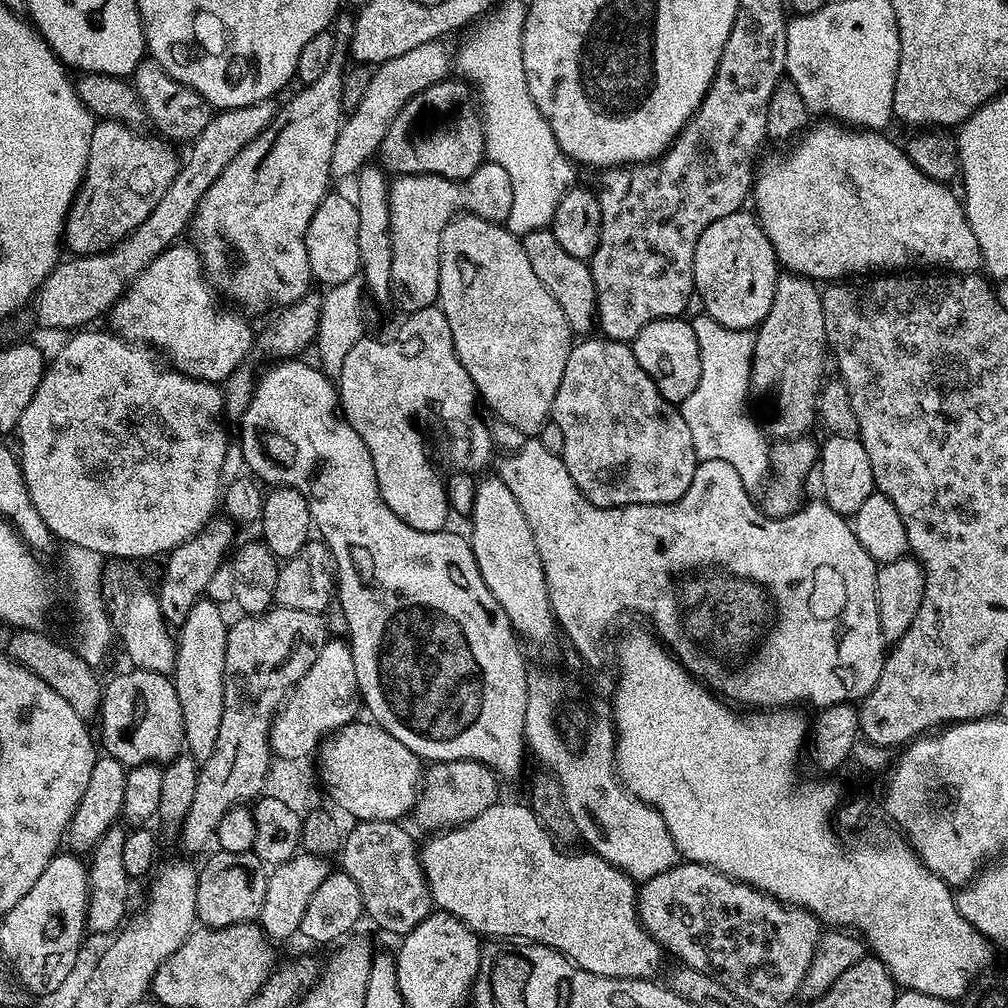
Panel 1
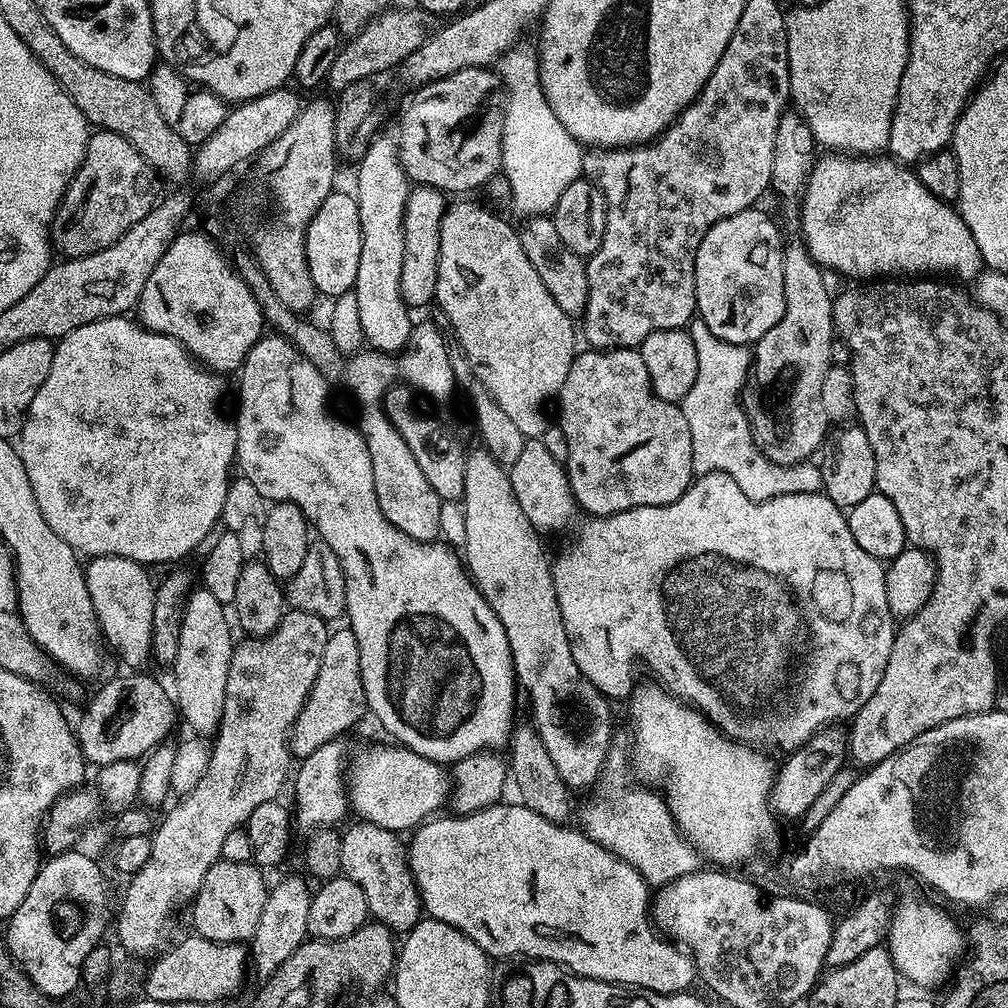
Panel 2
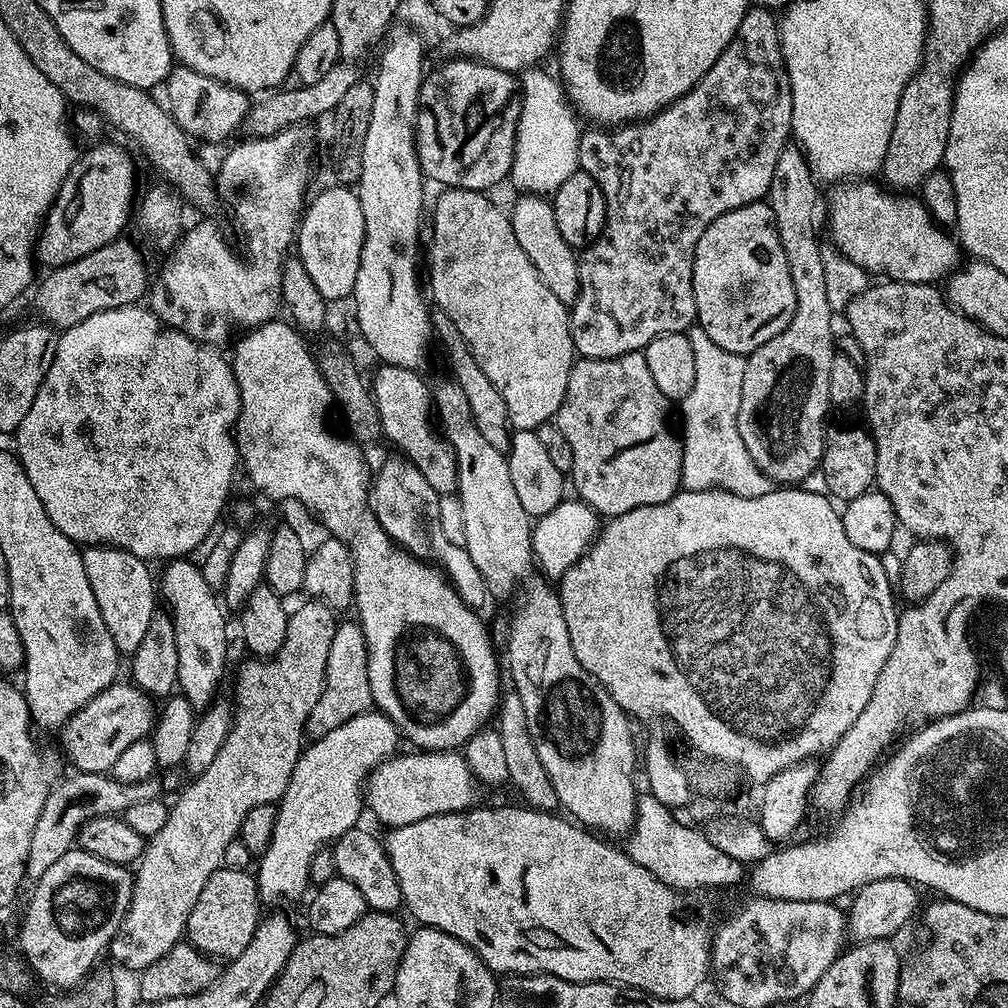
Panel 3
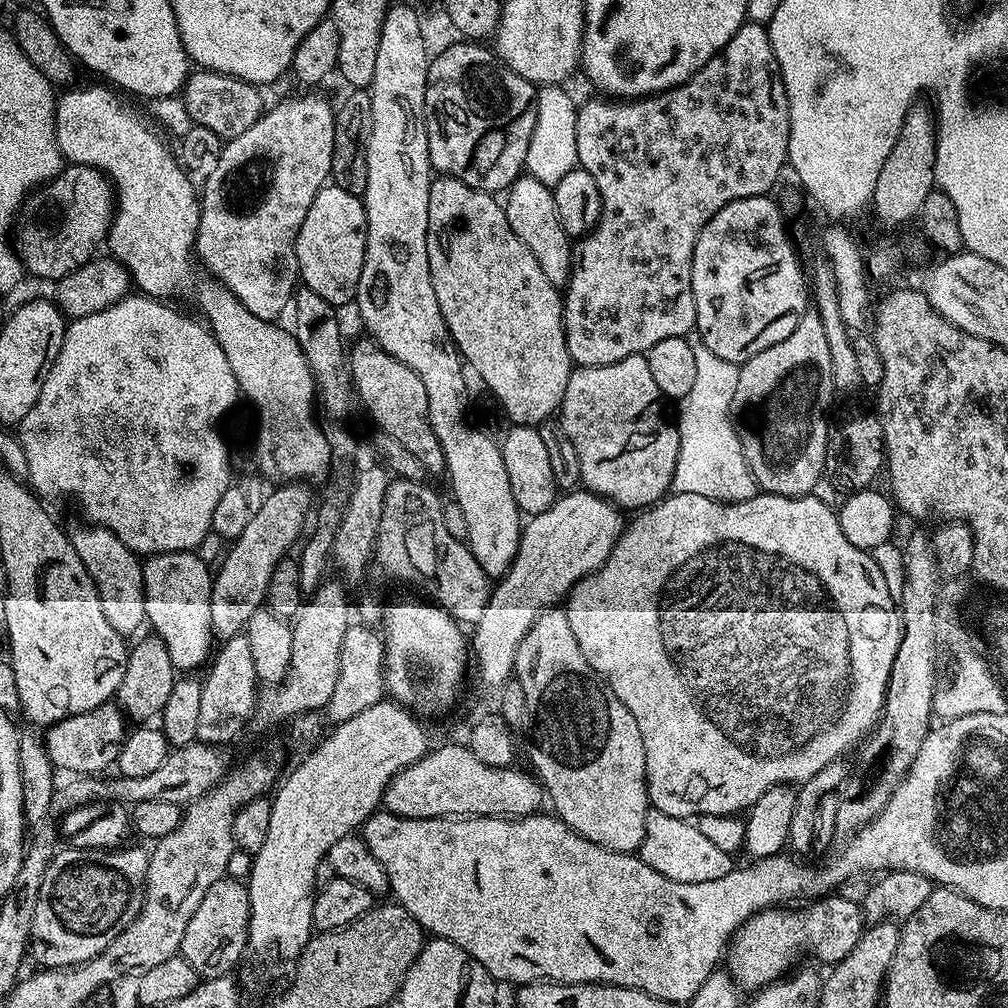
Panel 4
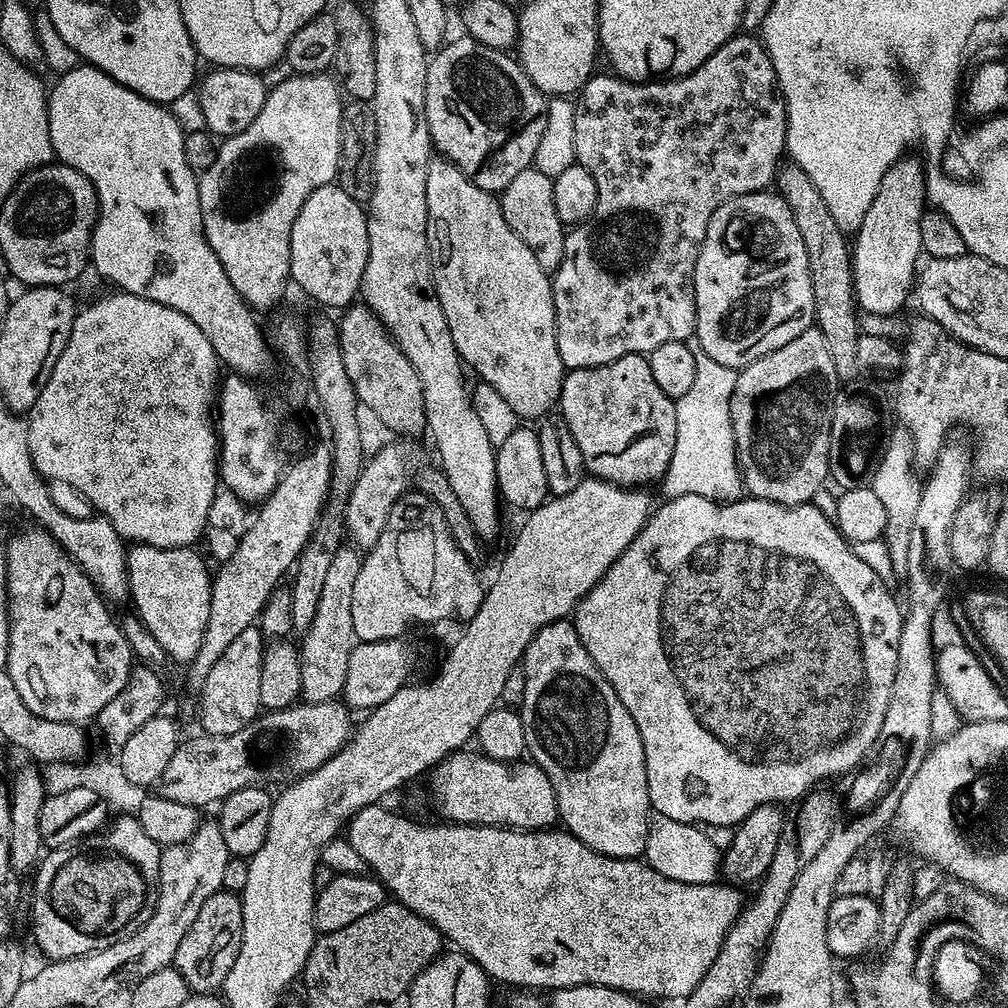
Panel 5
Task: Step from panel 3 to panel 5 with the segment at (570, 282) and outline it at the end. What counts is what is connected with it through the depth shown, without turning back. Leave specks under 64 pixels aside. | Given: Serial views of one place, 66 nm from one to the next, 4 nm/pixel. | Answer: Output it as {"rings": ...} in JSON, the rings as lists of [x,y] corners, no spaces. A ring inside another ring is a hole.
{"rings":[[[533,166],[516,175],[514,182],[510,182],[510,186],[506,186],[498,196],[506,222],[514,230],[514,234],[518,234],[518,238],[522,238],[526,246],[530,246],[538,266],[542,266],[542,270],[549,274],[555,272],[562,262],[566,235],[566,225],[558,218],[558,210],[554,210],[552,181],[553,177],[542,174],[542,170]]]}

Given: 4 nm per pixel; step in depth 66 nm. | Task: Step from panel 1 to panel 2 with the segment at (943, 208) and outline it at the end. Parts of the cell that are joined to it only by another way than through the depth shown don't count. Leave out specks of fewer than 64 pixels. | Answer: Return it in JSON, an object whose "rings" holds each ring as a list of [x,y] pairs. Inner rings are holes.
{"rings":[[[821,155],[808,173],[803,200],[804,209],[800,212],[800,224],[804,227],[802,243],[814,262],[829,273],[841,272],[844,276],[857,276],[857,281],[868,282],[880,277],[928,278],[940,274],[936,272],[945,272],[948,275],[945,277],[972,282],[985,271],[982,250],[978,250],[978,242],[974,242],[974,234],[970,234],[959,211],[951,203],[930,194],[911,167],[887,155]]]}

